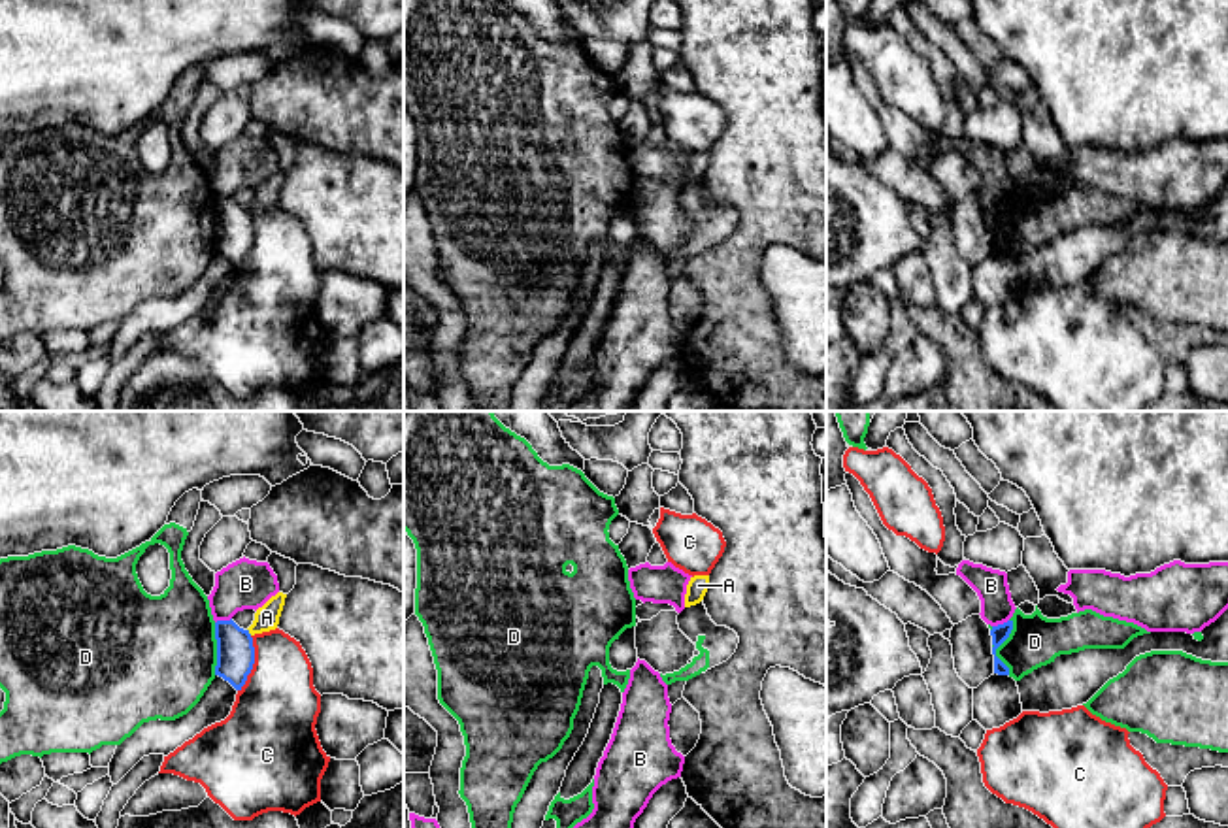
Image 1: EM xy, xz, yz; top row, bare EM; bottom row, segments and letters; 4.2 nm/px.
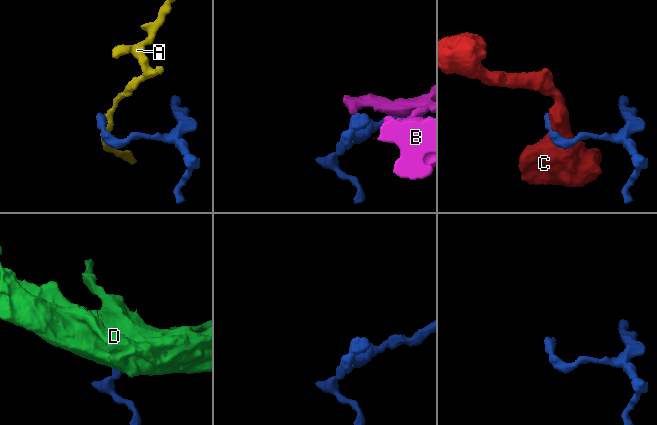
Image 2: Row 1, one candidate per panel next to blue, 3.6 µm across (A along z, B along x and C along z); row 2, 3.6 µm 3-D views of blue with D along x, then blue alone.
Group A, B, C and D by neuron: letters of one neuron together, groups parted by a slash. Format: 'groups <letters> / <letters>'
groups A / B / C / D

